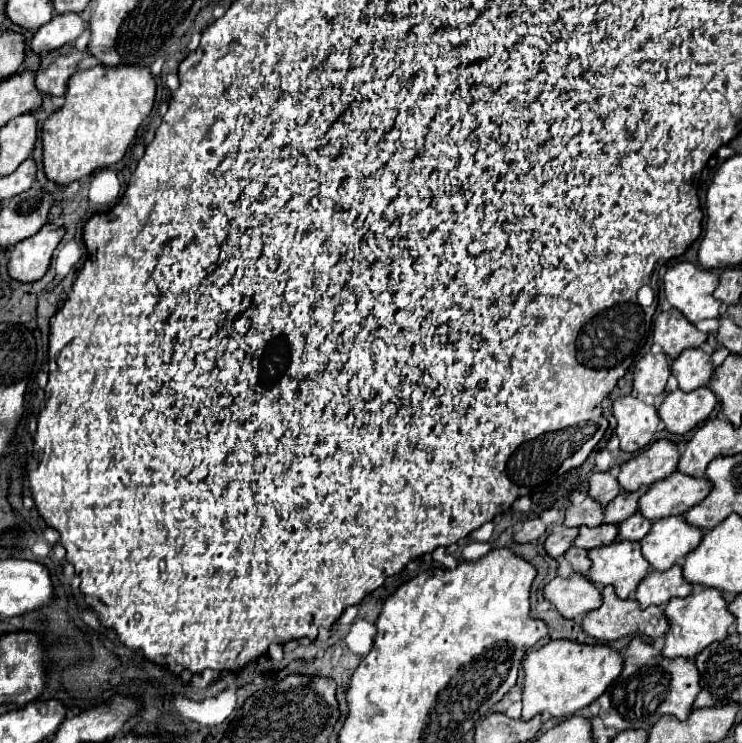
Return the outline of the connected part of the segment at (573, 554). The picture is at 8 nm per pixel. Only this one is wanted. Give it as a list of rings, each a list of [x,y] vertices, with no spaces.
[[[571,546],[571,548],[565,552],[565,556],[567,556],[567,560],[573,564],[573,570],[575,570],[575,572],[587,574],[587,570],[591,568],[589,550],[583,550],[583,548],[577,548],[577,546]]]

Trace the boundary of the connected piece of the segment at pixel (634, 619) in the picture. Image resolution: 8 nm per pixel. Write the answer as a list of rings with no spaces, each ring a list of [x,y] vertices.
[[[605,586],[603,588],[603,606],[597,608],[597,610],[591,610],[589,614],[585,614],[583,630],[589,636],[593,636],[601,642],[611,642],[611,640],[617,640],[617,638],[623,638],[623,636],[629,636],[629,634],[643,634],[643,636],[649,636],[649,638],[657,638],[657,636],[661,636],[669,630],[669,618],[665,616],[661,606],[641,608],[637,604],[637,600],[631,600],[631,598],[621,600],[615,594],[613,586]]]

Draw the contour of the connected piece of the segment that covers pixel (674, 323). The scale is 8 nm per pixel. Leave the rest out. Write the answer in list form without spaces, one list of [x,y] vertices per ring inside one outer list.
[[[671,308],[655,318],[653,338],[665,352],[669,352],[671,358],[677,358],[683,350],[701,346],[707,340],[707,334],[699,332],[681,312]]]

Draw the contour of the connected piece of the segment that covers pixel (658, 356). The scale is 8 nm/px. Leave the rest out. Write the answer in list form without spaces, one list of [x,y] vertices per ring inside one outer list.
[[[647,352],[637,364],[635,364],[635,378],[633,388],[641,396],[657,396],[665,390],[667,378],[669,378],[669,366],[671,358],[665,352]]]

